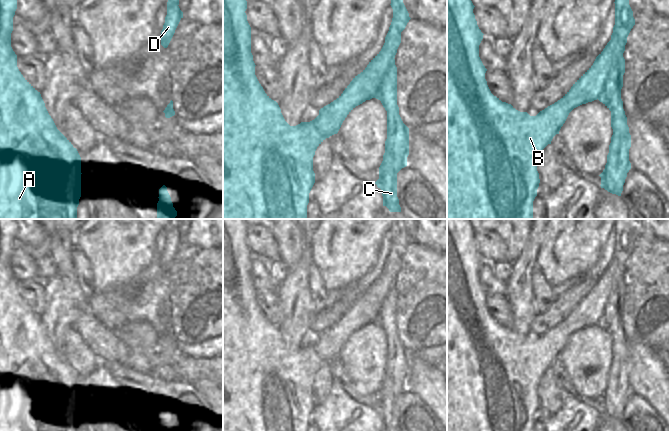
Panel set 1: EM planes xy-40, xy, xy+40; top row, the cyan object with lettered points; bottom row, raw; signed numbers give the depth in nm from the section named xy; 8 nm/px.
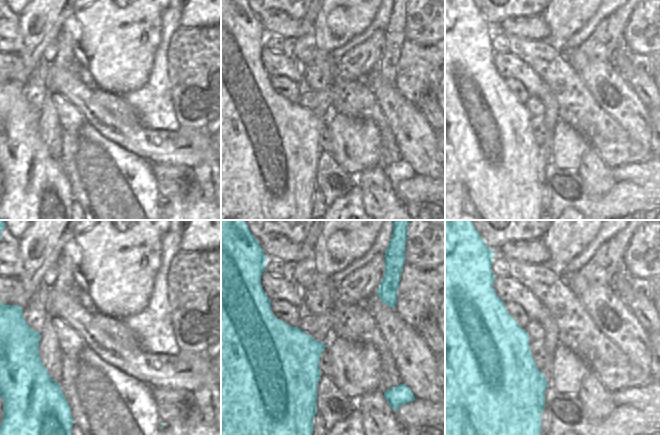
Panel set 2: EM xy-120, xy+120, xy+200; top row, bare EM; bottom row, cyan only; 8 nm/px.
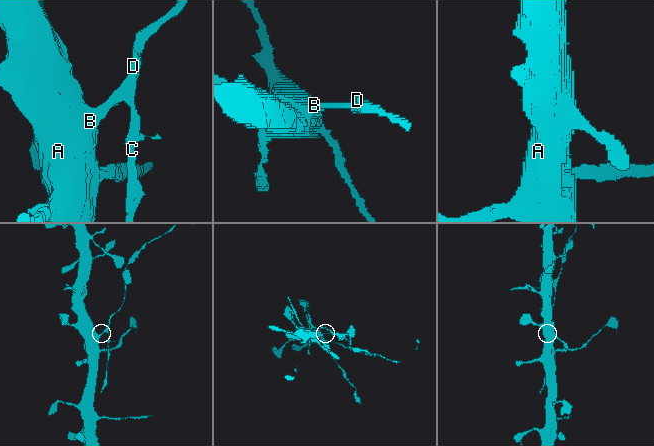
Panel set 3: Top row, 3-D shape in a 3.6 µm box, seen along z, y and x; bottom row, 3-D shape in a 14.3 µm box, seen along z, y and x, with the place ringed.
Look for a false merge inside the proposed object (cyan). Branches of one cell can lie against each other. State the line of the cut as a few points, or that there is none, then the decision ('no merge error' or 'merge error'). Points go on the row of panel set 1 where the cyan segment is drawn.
cut in xy+40 along (611, 39), (613, 60), (603, 92), (597, 98); merge error

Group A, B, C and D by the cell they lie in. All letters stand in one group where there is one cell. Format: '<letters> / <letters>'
A B D / C

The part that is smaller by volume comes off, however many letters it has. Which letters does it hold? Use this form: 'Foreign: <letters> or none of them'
Foreign: C

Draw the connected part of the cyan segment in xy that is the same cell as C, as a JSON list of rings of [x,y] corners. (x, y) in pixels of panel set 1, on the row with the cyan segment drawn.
[[[395,59],[391,61],[375,98],[381,101],[387,111],[387,139],[383,161],[379,167],[379,179],[374,183],[381,189],[383,206],[390,212],[401,212],[397,197],[397,173],[407,166],[409,128],[399,115]]]

